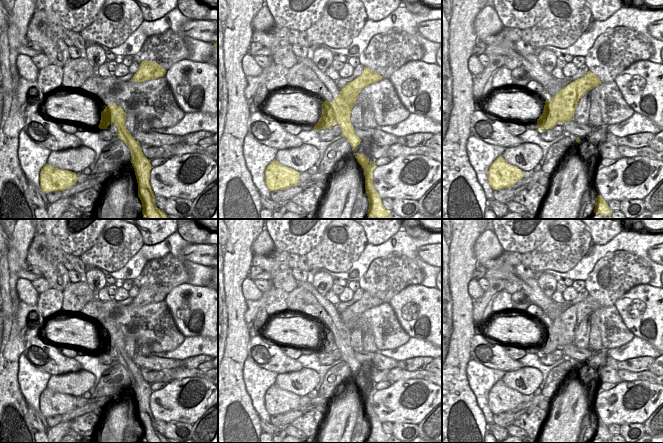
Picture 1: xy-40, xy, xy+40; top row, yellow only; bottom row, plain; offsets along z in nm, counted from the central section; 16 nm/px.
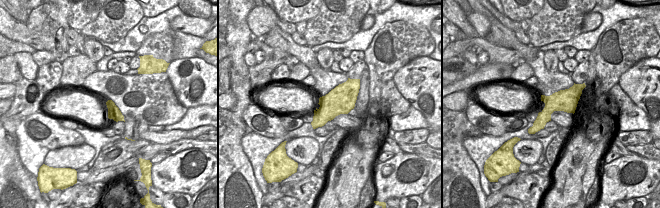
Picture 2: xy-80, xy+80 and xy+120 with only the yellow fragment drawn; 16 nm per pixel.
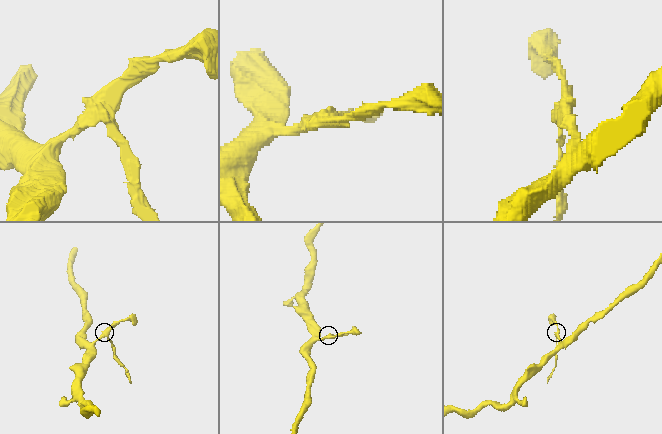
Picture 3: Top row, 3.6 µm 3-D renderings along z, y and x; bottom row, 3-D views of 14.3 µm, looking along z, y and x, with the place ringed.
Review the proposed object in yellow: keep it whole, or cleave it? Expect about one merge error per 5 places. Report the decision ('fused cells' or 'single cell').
fused cells

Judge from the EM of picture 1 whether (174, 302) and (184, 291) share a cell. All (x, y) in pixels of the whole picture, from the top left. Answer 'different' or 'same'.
same

